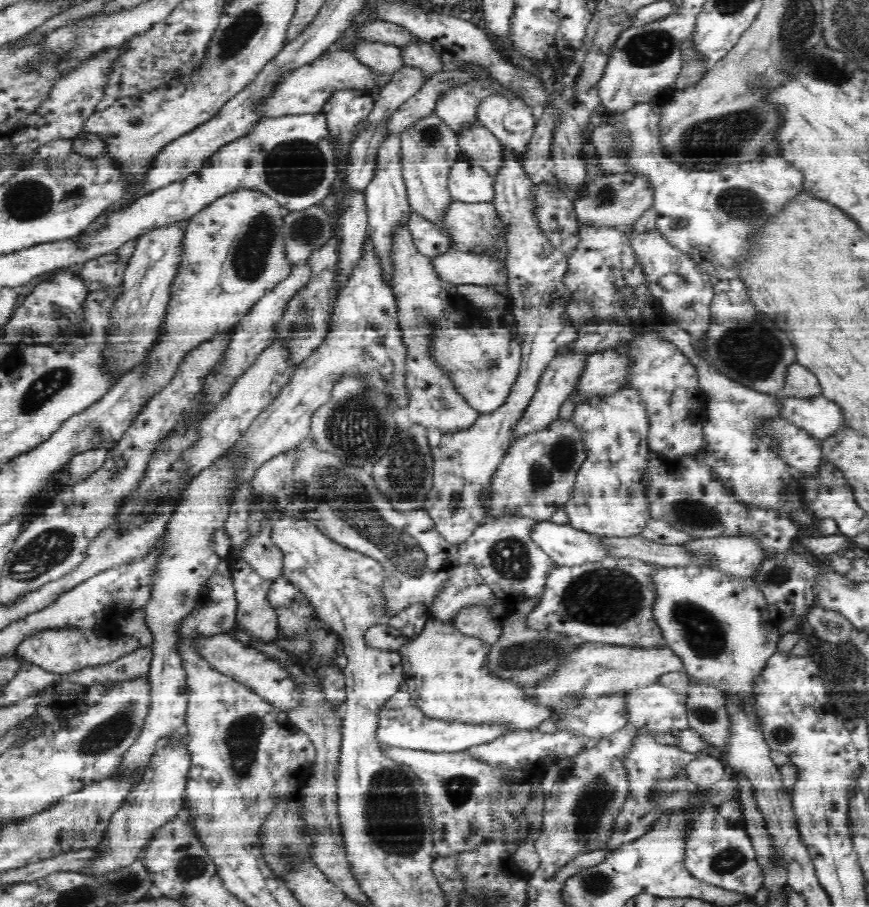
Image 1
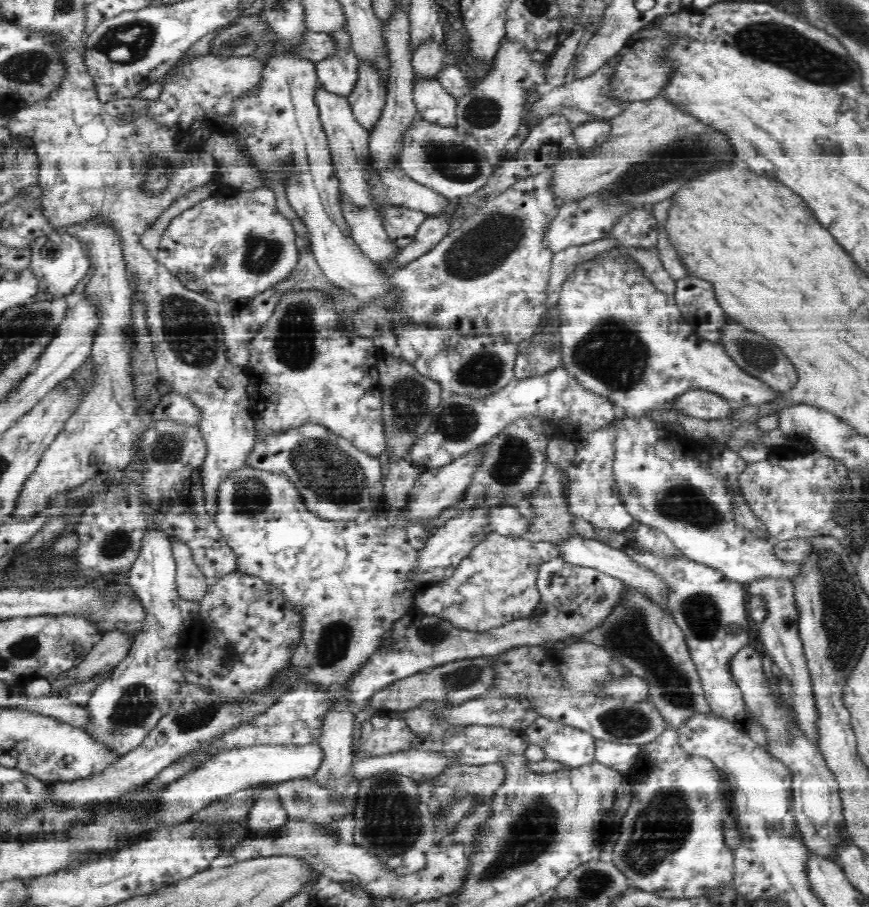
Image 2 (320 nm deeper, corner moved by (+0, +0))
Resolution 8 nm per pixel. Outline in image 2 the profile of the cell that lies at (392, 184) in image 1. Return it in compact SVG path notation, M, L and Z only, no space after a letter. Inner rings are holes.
M361 63L361 81L350 94L351 104L358 124L372 136L385 112L387 92L382 88L382 80L368 65Z

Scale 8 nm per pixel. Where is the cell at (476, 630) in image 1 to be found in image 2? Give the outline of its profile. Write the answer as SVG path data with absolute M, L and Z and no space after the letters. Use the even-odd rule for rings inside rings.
M498 533L489 534L484 542L472 550L454 571L452 582L443 587L434 585L415 593L414 611L420 615L436 617L448 621L452 627L471 633L485 633L487 630L512 622L516 618L524 618L532 612L541 601L537 578L541 564L562 554L558 545L553 542L531 542L525 538L510 538Z

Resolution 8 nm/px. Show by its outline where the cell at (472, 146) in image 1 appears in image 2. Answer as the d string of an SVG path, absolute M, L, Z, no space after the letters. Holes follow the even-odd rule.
M438 81L415 84L413 101L424 121L456 129L458 126L457 101Z

